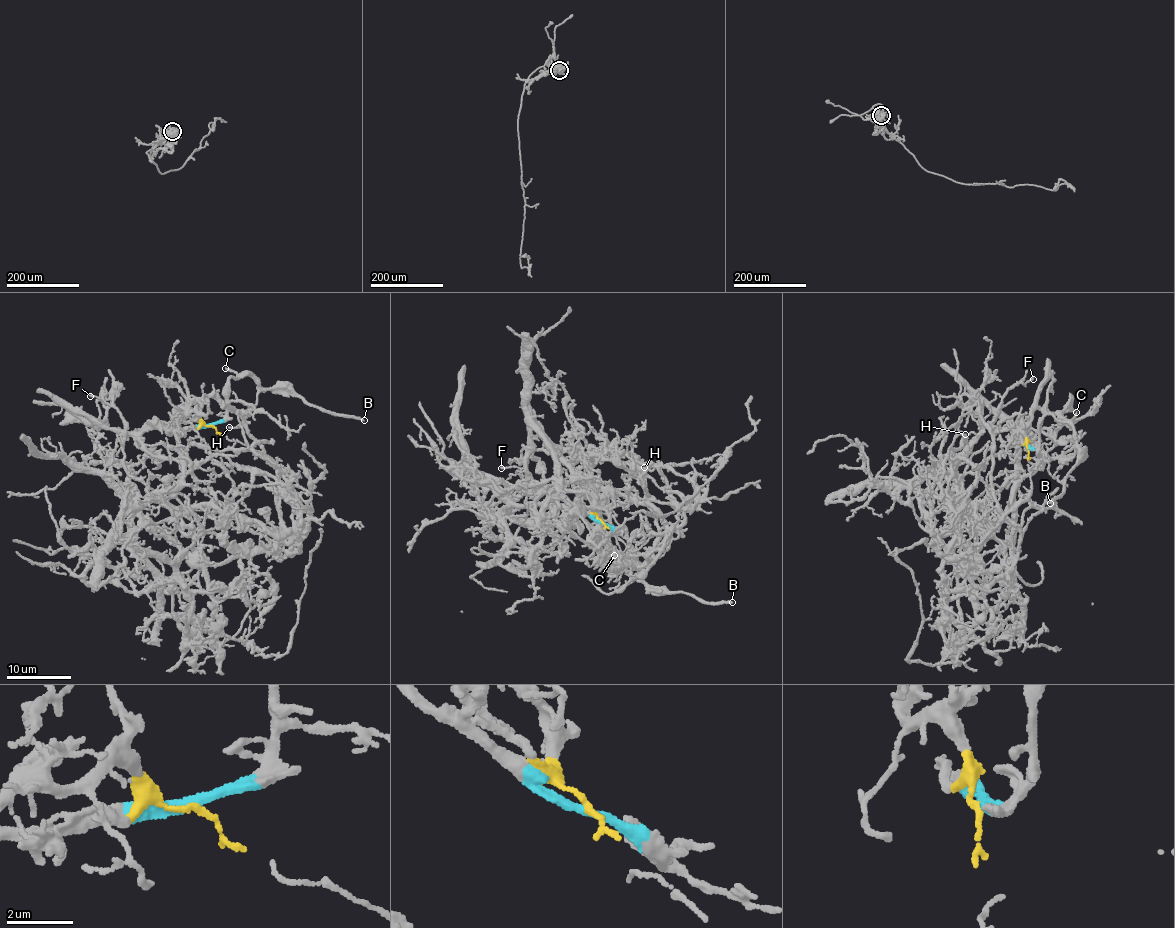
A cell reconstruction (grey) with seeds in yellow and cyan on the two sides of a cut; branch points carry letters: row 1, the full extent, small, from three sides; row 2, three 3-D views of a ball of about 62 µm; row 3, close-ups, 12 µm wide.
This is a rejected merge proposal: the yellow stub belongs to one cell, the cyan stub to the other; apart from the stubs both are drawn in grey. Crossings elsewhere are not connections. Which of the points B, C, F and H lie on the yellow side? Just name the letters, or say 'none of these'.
F, H

